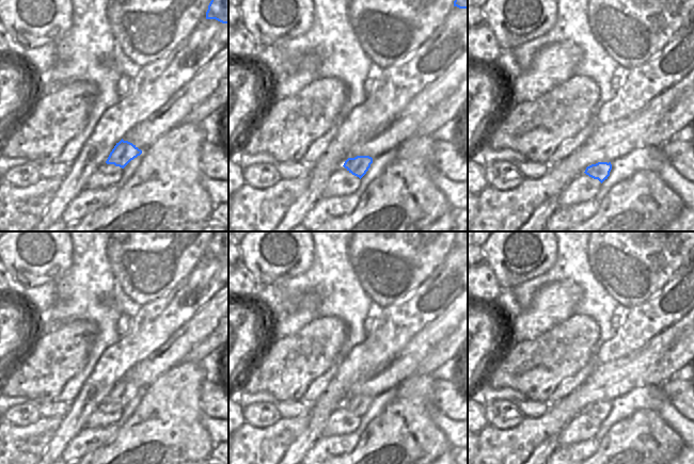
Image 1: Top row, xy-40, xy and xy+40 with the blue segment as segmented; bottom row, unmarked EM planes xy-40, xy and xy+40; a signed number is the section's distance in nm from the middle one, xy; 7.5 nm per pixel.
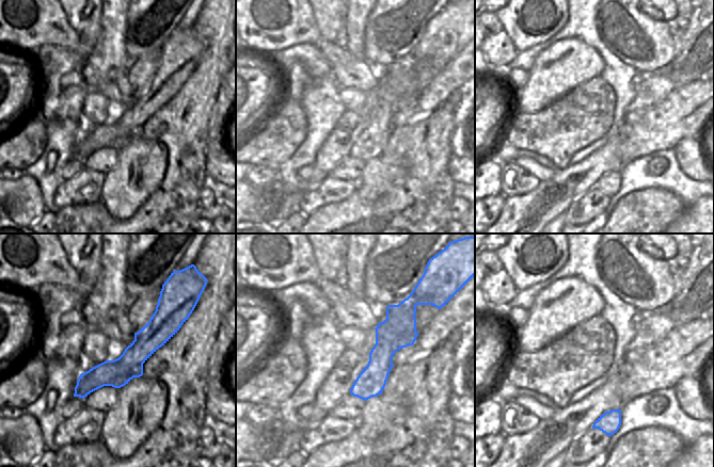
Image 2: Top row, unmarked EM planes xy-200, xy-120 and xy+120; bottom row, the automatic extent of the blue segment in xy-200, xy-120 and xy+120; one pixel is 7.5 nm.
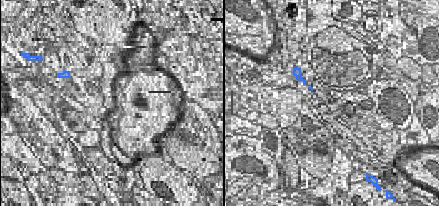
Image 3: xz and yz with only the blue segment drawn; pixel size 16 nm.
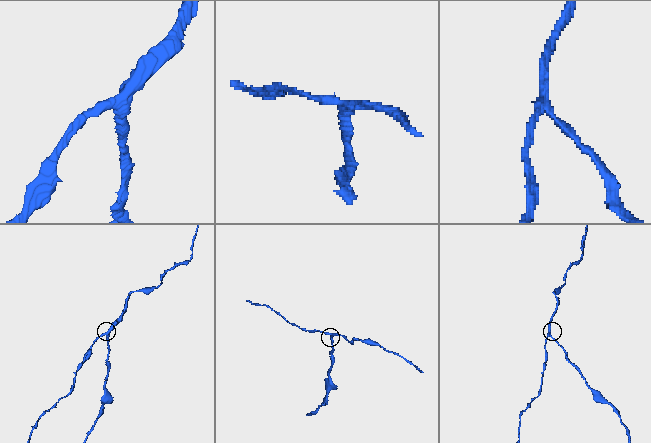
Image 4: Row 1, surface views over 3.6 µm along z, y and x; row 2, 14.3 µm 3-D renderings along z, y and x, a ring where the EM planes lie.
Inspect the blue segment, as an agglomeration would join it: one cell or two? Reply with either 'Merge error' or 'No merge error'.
Merge error.

